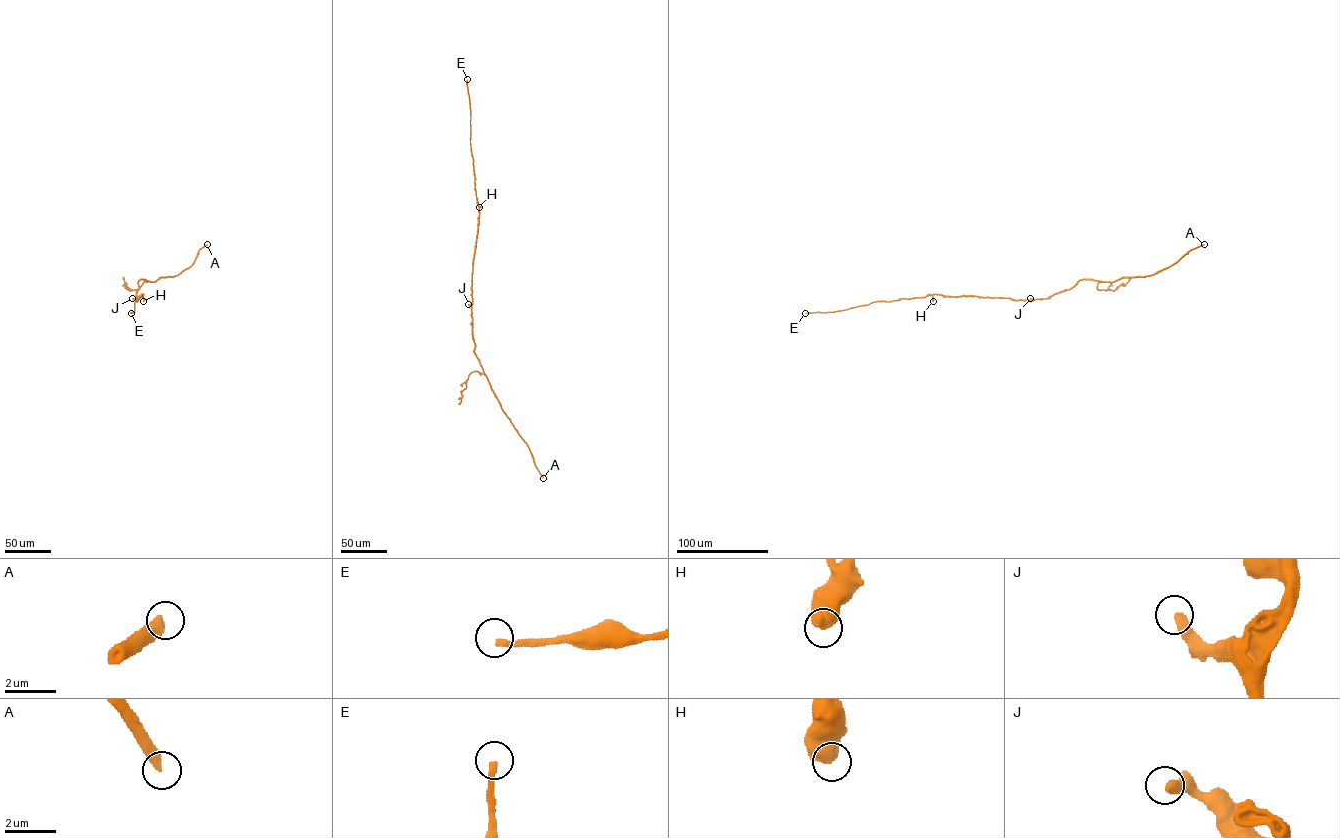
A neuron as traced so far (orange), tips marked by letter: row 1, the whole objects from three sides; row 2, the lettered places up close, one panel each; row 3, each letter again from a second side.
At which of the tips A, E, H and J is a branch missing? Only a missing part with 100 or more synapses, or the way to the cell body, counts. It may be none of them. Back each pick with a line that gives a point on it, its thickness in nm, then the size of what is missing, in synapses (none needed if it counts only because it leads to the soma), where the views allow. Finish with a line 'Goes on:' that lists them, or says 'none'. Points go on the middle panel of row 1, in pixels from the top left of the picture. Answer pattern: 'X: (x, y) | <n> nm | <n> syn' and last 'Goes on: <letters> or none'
E: (467, 79) | 240 nm | 140 syn
Goes on: E

